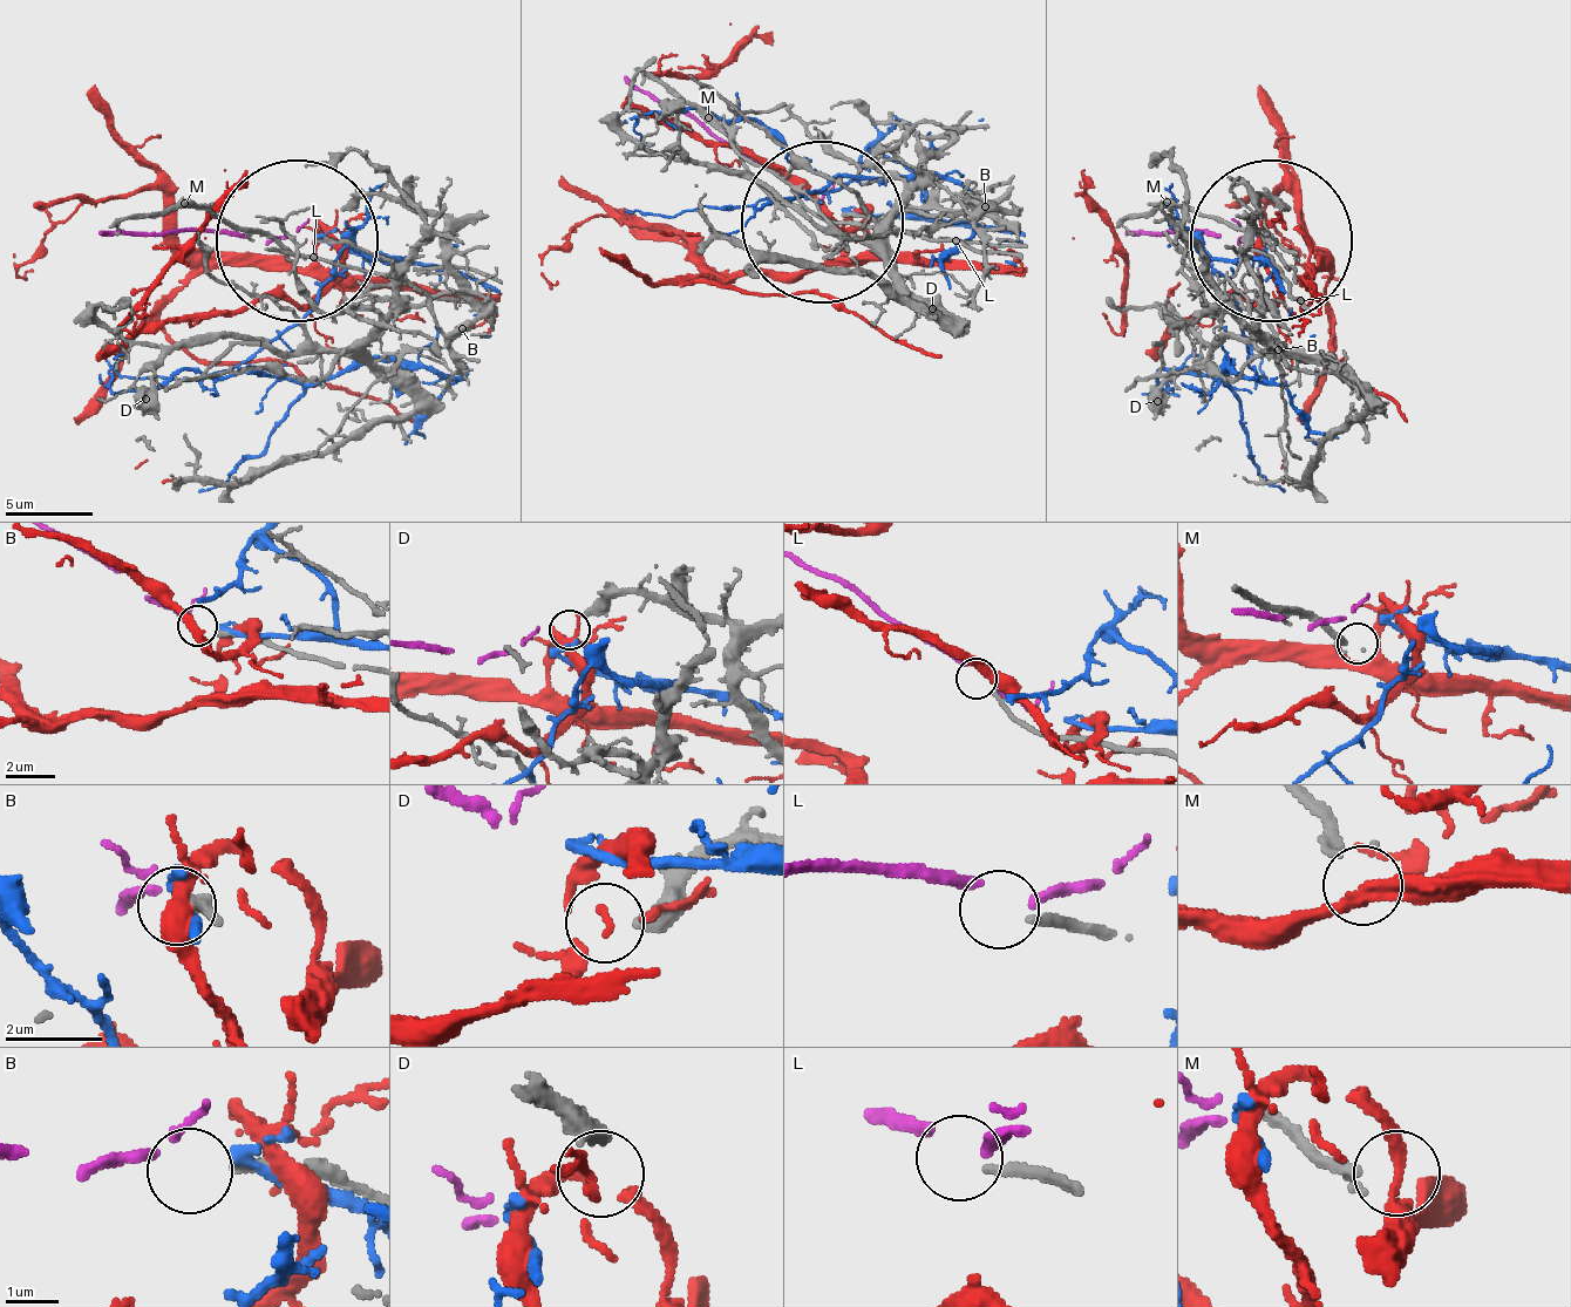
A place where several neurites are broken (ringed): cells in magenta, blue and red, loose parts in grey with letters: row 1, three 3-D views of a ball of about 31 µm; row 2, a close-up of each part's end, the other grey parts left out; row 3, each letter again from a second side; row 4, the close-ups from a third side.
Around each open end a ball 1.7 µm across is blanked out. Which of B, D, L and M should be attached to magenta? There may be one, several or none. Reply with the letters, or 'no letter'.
B

